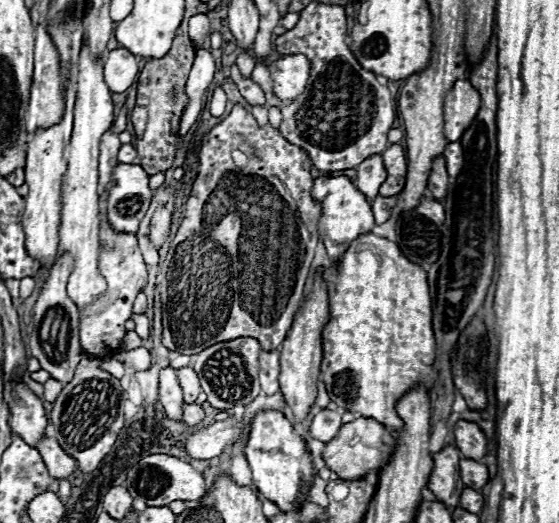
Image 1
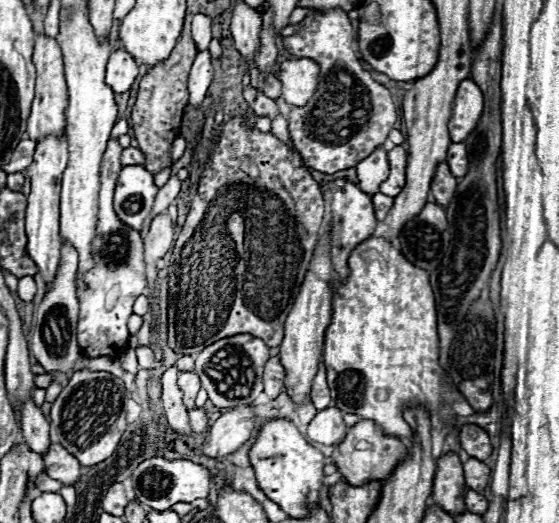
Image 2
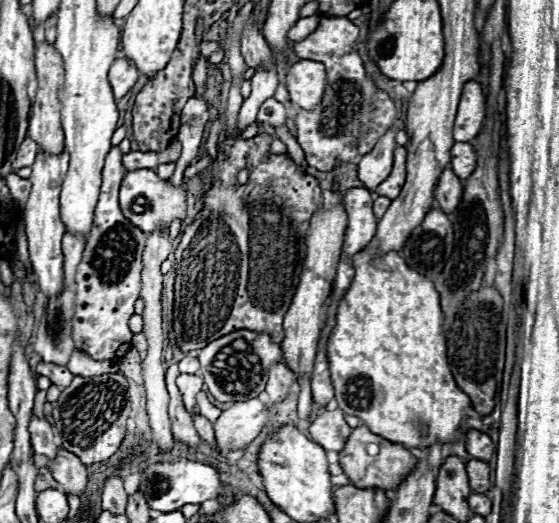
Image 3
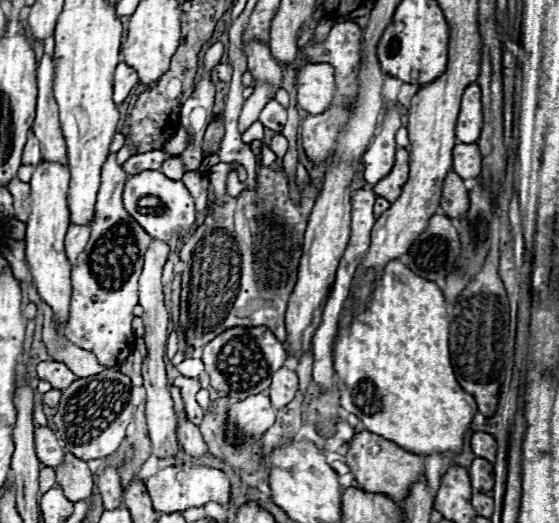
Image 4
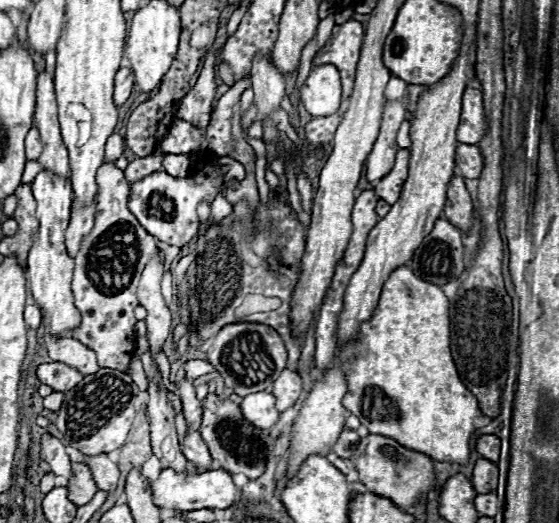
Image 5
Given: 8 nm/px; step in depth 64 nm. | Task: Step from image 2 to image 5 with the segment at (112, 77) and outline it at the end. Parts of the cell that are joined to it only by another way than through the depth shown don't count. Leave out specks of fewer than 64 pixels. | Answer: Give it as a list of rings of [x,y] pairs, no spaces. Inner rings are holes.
[[[120,68],[118,74],[116,74],[114,104],[116,104],[116,106],[122,106],[122,104],[128,100],[132,88],[134,88],[134,74],[132,74],[132,70],[128,70],[128,68]]]

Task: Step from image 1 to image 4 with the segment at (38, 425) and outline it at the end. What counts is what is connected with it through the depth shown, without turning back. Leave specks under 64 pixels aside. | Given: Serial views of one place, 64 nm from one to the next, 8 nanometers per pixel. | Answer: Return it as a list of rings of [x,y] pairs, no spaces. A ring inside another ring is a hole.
[[[36,426],[34,440],[36,440],[36,454],[44,466],[56,470],[60,464],[64,464],[64,448],[58,444],[58,438],[48,426]]]

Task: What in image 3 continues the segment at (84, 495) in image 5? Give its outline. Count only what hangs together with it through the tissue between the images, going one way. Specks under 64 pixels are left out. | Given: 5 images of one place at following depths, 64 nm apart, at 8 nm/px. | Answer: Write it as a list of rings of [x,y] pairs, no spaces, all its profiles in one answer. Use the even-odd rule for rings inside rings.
[[[60,448],[58,456],[48,462],[48,468],[52,470],[52,476],[62,486],[66,494],[82,496],[88,484],[88,472],[86,466],[68,450]]]

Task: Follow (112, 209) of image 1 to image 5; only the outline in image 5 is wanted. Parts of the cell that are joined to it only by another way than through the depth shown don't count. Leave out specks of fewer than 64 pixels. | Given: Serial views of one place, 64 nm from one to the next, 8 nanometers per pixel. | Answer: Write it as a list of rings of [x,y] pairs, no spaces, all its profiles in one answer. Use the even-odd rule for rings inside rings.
[[[206,152],[202,160],[198,162],[196,170],[188,178],[174,178],[166,172],[154,172],[152,176],[146,176],[144,180],[136,182],[130,186],[130,198],[128,198],[128,208],[132,214],[138,218],[138,222],[152,234],[154,238],[184,248],[192,238],[198,236],[198,222],[196,222],[196,206],[200,202],[212,204],[214,198],[218,196],[218,190],[222,188],[224,180],[218,176],[222,164],[218,164],[218,156],[214,152]],[[154,196],[160,196],[160,204],[152,206],[150,200]]]

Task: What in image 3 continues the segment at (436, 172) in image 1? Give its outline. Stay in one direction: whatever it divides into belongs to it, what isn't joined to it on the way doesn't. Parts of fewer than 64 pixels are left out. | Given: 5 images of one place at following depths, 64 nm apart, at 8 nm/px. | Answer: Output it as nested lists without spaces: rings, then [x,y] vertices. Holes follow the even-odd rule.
[[[444,168],[442,176],[440,176],[440,182],[436,186],[436,200],[438,200],[438,206],[446,212],[446,214],[452,214],[456,212],[456,208],[460,206],[462,202],[462,182],[460,178],[452,172],[452,168]]]

